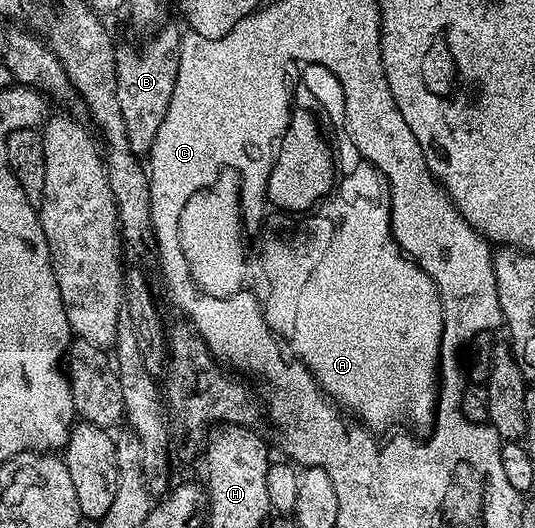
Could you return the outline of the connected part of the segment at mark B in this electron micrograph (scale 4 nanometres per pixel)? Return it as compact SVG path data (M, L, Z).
M162 26L140 48L139 54L119 52L115 56L117 104L121 104L121 120L125 122L129 148L136 156L146 155L150 151L157 128L161 126L161 120L164 119L169 100L173 96L173 84L177 82L181 30L175 26Z

